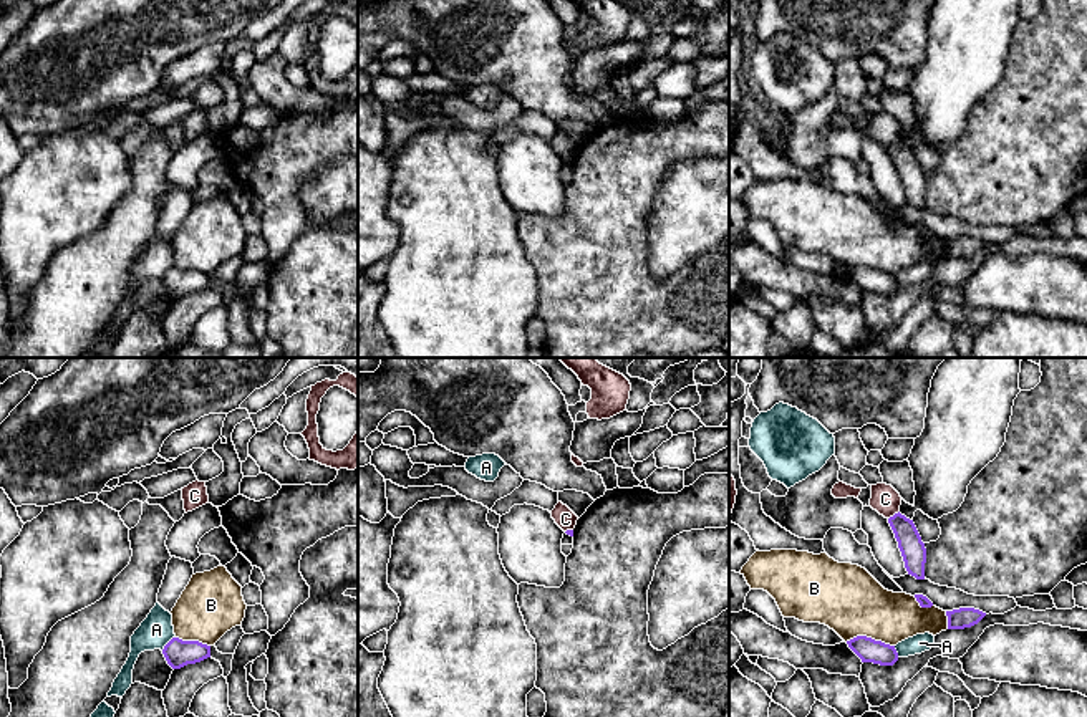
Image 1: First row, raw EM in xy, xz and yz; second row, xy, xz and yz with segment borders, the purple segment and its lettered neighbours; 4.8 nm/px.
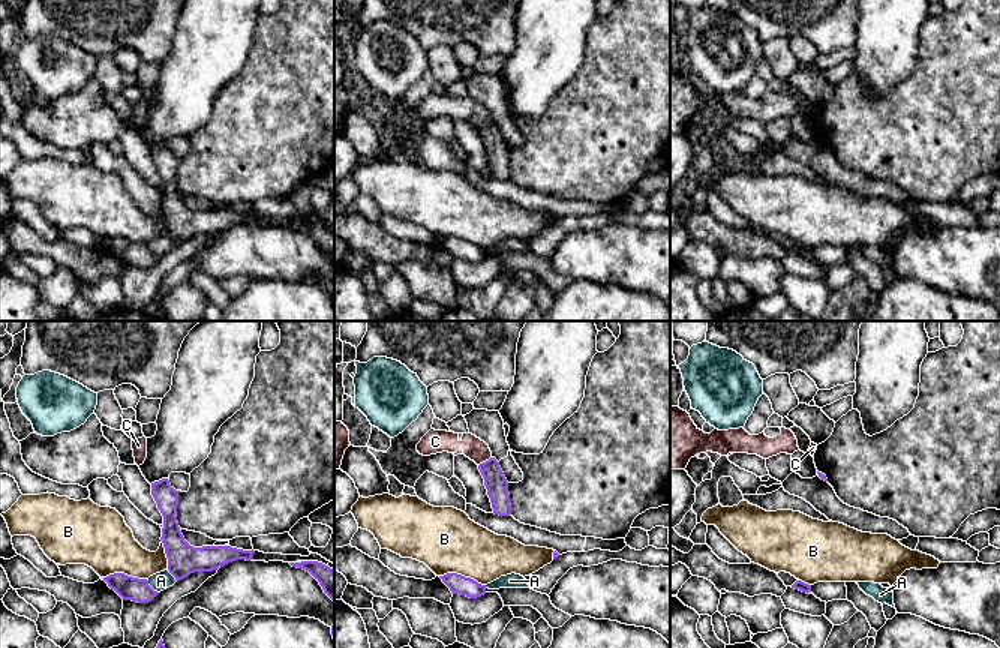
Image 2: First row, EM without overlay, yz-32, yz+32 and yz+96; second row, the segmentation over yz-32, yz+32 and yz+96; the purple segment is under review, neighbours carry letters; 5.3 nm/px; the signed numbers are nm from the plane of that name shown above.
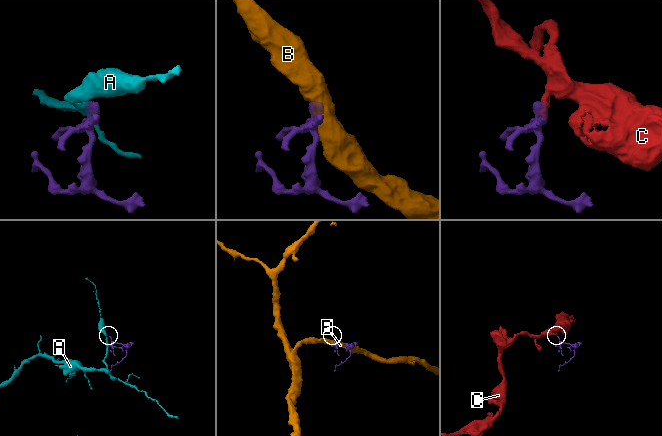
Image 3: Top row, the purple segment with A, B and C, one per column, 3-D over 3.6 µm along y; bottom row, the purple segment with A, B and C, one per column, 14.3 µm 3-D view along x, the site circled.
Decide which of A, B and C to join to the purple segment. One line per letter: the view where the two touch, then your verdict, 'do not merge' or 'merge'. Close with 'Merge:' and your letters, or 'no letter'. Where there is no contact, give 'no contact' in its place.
A: contact in xy; do not merge
B: contact in yz; do not merge
C: contact in yz; do not merge
Merge: no letter

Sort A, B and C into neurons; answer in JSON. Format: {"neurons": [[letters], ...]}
{"neurons": [["A"], ["B"], ["C"]]}

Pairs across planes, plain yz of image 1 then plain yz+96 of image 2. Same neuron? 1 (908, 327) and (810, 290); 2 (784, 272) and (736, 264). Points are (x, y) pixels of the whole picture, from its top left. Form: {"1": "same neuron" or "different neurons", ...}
{"1": "same neuron", "2": "different neurons"}

